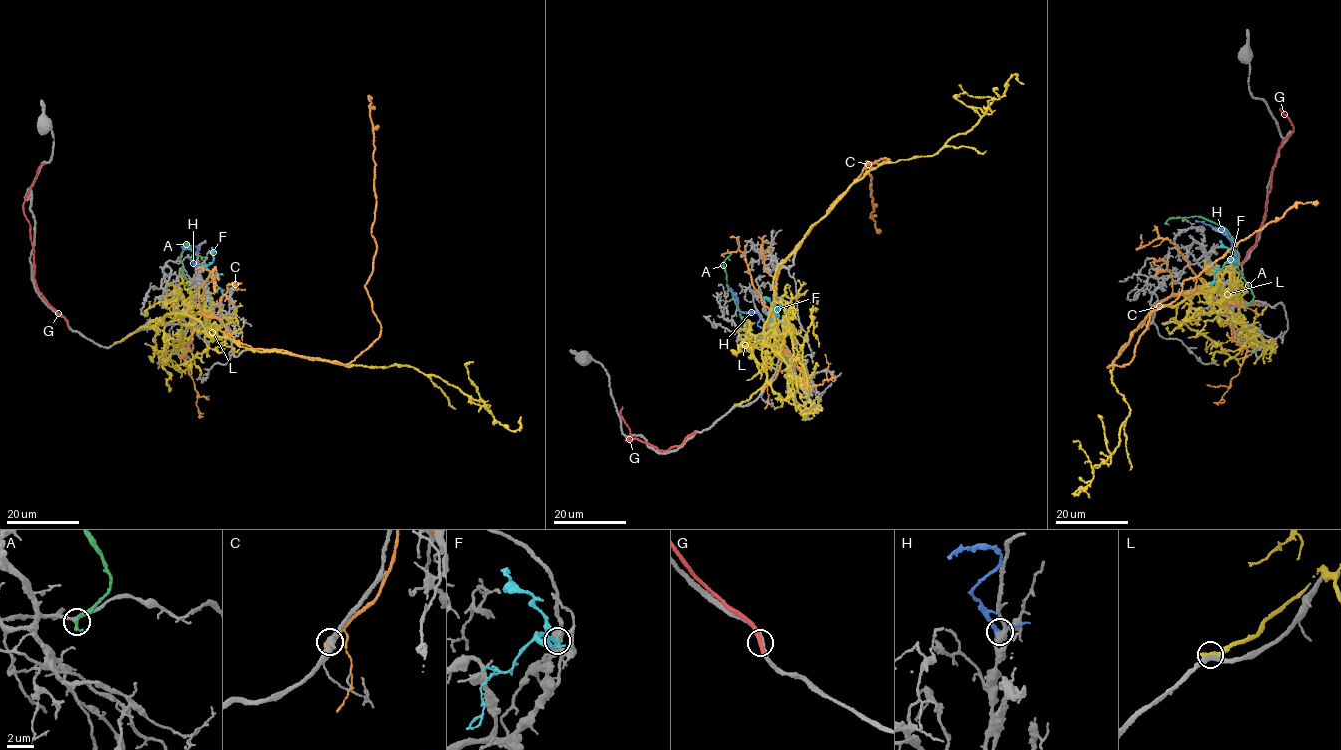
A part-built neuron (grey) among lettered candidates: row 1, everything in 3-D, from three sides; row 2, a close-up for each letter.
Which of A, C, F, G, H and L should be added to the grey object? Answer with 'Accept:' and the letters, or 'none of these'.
Accept: none of these

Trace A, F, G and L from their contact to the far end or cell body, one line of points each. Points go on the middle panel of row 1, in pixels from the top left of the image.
A: (791, 362), (768, 342), (753, 334), (740, 316), (727, 287), (723, 261), (732, 253)
F: (770, 326), (772, 317), (777, 318), (778, 313), (763, 296)
G: (694, 432), (683, 443), (663, 451), (635, 437), (628, 440), (625, 439), (630, 431), (620, 414), (623, 407)
L: (737, 404), (767, 376), (775, 271), (814, 224), (868, 171), (932, 155), (972, 128), (1011, 76), (1023, 84)

